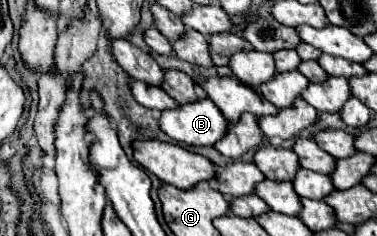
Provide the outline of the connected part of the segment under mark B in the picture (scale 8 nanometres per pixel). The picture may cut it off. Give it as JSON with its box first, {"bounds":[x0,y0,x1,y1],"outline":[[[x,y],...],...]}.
{"bounds":[159,98,229,146],"outline":[[[209,98],[161,112],[159,126],[167,136],[187,146],[215,146],[229,130],[227,118]]]}

